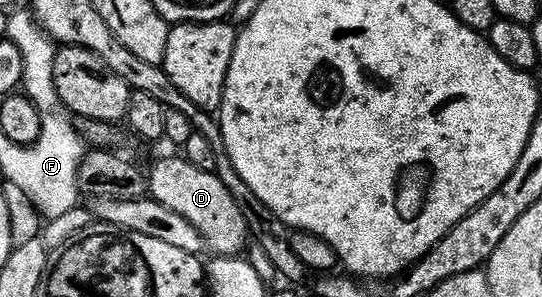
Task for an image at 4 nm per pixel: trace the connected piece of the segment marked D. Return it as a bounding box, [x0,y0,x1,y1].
[147,156,249,256]

